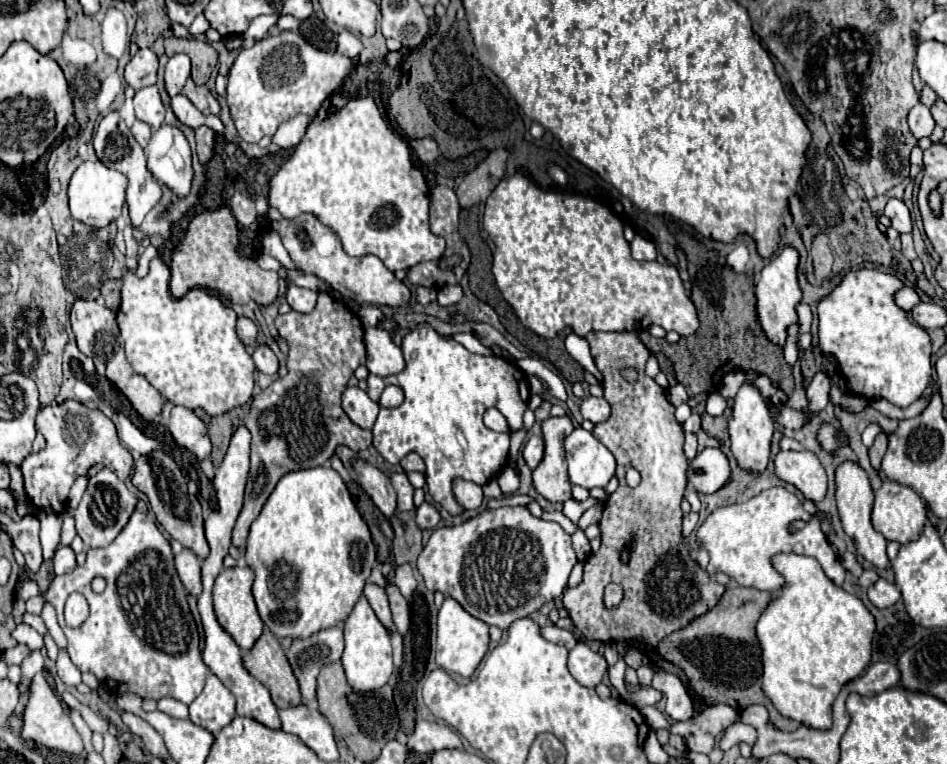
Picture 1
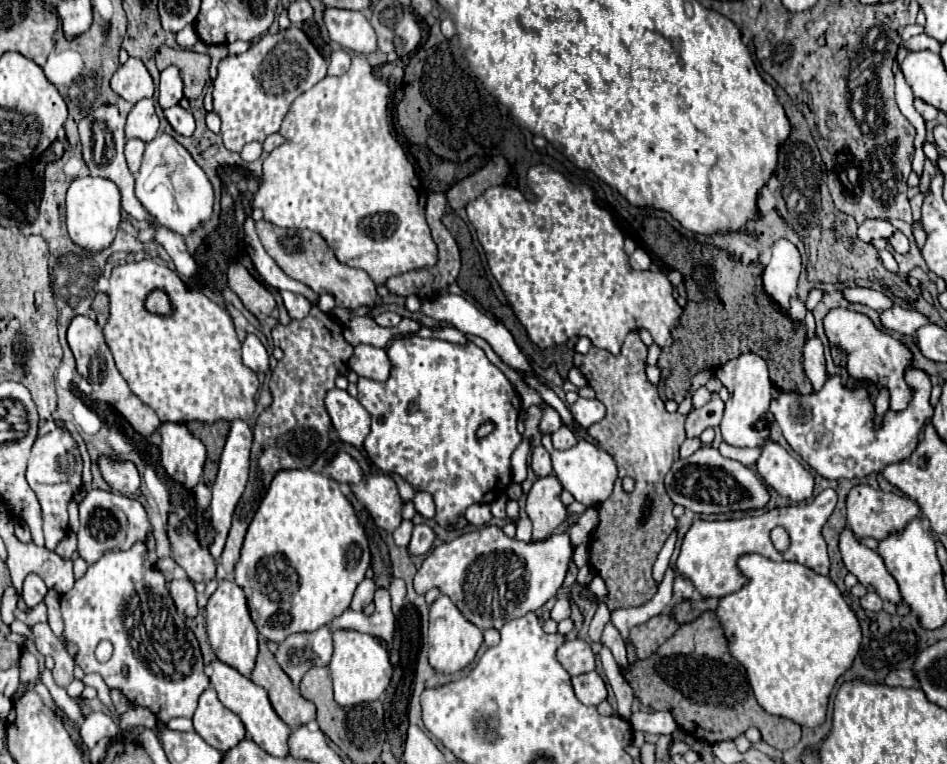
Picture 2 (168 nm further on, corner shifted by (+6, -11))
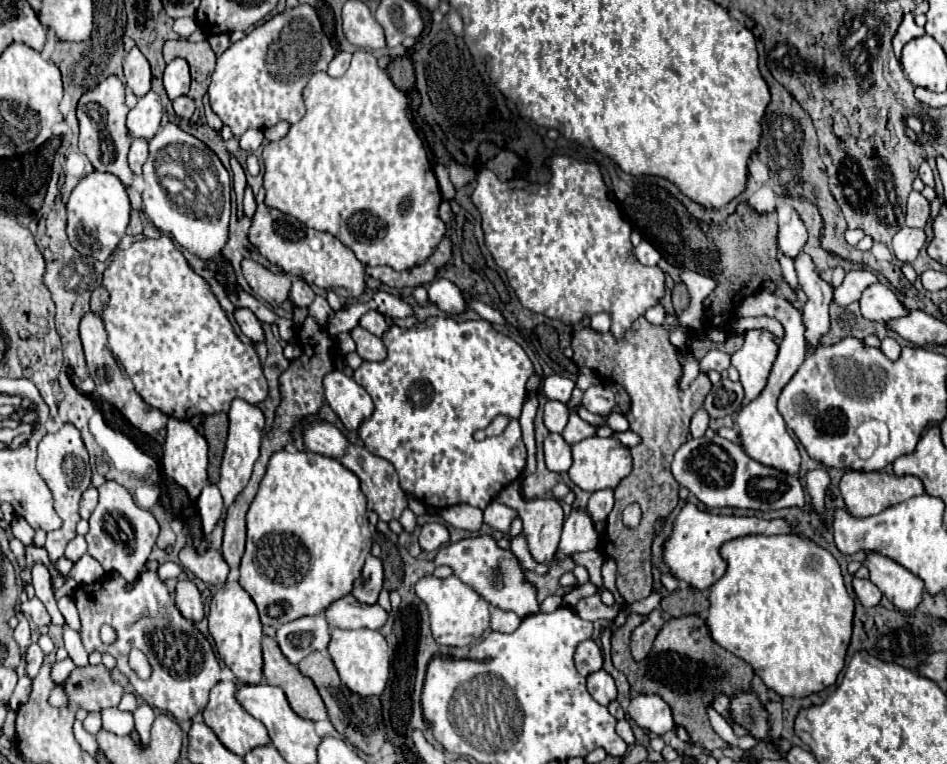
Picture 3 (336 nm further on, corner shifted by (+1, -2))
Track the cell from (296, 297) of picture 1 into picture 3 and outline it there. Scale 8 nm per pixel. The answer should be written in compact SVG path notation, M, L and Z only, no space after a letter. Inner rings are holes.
M297 278L297 280L293 282L293 288L291 288L291 300L293 300L297 306L307 308L307 306L313 302L313 298L315 298L315 292L309 288L309 284L307 284L305 280Z

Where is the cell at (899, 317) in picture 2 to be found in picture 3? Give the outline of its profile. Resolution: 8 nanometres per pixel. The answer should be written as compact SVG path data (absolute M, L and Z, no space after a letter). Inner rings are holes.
M879 282L863 292L859 306L861 306L861 314L867 320L877 320L877 322L891 322L895 318L909 314L909 308L899 302L893 290L889 290Z

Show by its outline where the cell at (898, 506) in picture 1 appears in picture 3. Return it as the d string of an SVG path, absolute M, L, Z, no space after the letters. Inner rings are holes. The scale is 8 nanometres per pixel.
M849 470L841 478L839 490L841 490L841 496L845 500L849 514L855 518L867 518L867 516L879 514L891 506L901 504L903 500L925 494L925 488L917 476L893 476L885 472L857 472L857 470Z

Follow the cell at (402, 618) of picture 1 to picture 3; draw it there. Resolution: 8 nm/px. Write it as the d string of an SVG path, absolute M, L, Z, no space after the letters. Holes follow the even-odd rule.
M347 594L325 610L325 618L327 618L329 626L335 626L335 628L379 630L381 626L385 626L389 614L379 604L373 604L373 606L361 604L361 602L357 602L355 596Z

